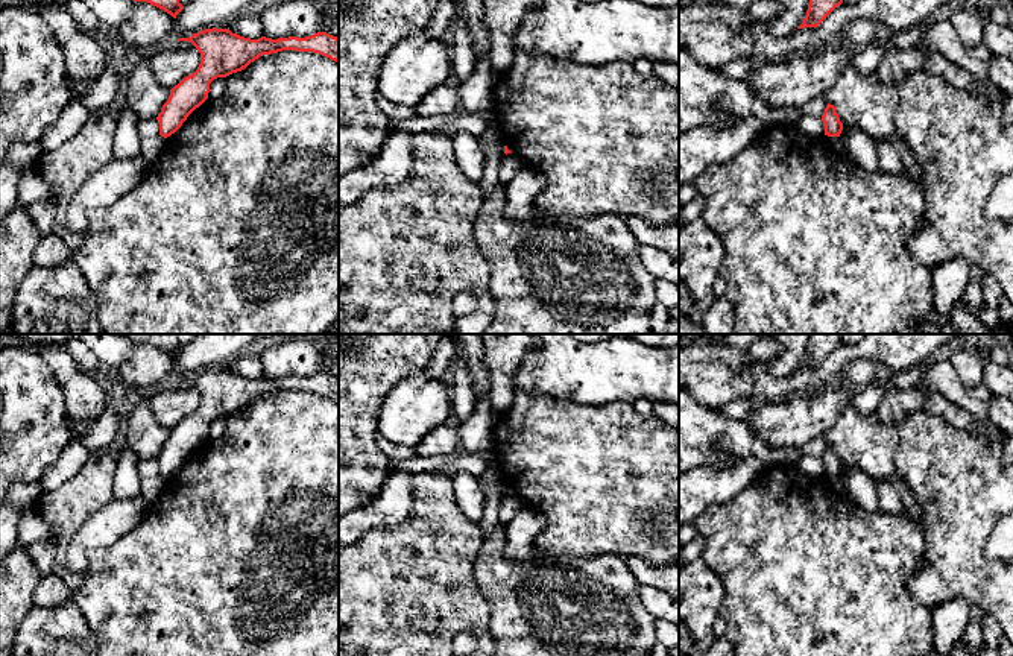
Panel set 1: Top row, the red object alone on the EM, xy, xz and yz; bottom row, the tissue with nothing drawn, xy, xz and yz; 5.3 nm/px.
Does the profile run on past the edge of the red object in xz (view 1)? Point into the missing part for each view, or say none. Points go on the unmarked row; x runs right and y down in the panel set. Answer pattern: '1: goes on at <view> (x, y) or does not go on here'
1: does not go on here

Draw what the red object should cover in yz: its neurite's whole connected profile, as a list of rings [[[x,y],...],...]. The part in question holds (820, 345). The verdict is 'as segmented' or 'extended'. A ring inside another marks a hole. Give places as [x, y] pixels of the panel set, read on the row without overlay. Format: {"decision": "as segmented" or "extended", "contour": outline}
{"decision": "as segmented", "contour": [[[809,334],[806,355],[797,369],[817,367],[841,343],[843,334]]]}

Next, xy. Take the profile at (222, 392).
{"decision": "as segmented", "contour": [[[205,369],[178,381],[191,383],[200,393],[197,410],[184,418],[170,430],[156,460],[159,475],[167,478],[175,474],[187,457],[199,448],[210,433],[210,424],[217,418],[226,418],[241,412],[263,395],[282,390],[313,392],[339,402],[339,378],[327,372],[298,378],[266,378],[251,380],[232,374],[228,369]]]}

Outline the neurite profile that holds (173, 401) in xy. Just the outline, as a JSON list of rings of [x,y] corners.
[[[188,381],[167,383],[150,396],[147,404],[156,421],[172,430],[197,410],[200,393]]]

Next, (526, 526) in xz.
[[[522,509],[506,525],[504,556],[512,562],[524,562],[539,557],[535,541],[544,531],[547,519],[532,510]]]

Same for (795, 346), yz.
[[[772,334],[784,348],[782,354],[768,363],[773,375],[787,375],[797,369],[806,355],[809,334]]]

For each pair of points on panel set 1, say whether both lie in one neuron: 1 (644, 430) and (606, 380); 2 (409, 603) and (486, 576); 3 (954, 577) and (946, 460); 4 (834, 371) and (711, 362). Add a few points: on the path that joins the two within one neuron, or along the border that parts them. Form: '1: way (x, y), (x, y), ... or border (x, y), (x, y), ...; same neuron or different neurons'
1: border (632, 403), (614, 401), (588, 406); different neurons
2: border (482, 544), (474, 564), (474, 580), (489, 612); different neurons
3: way (954, 548), (954, 489); same neuron
4: way (804, 380), (793, 383), (741, 383); same neuron

